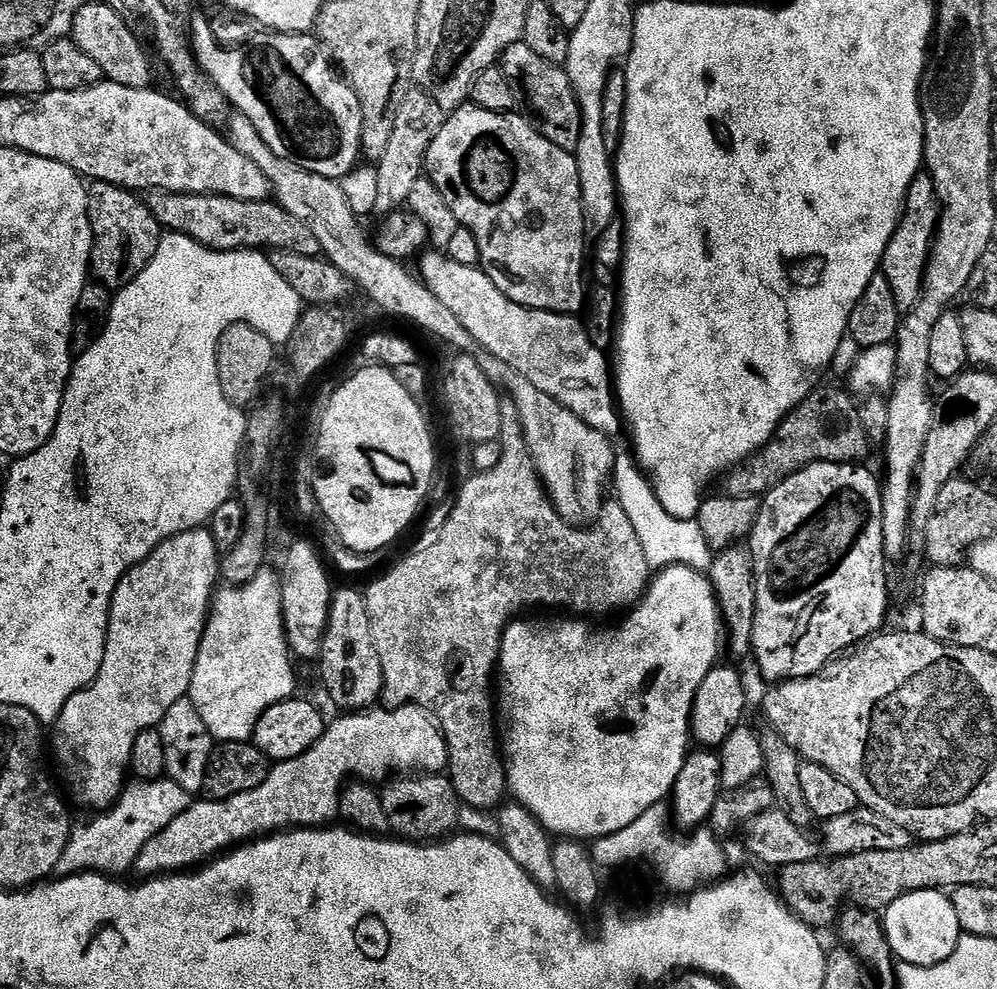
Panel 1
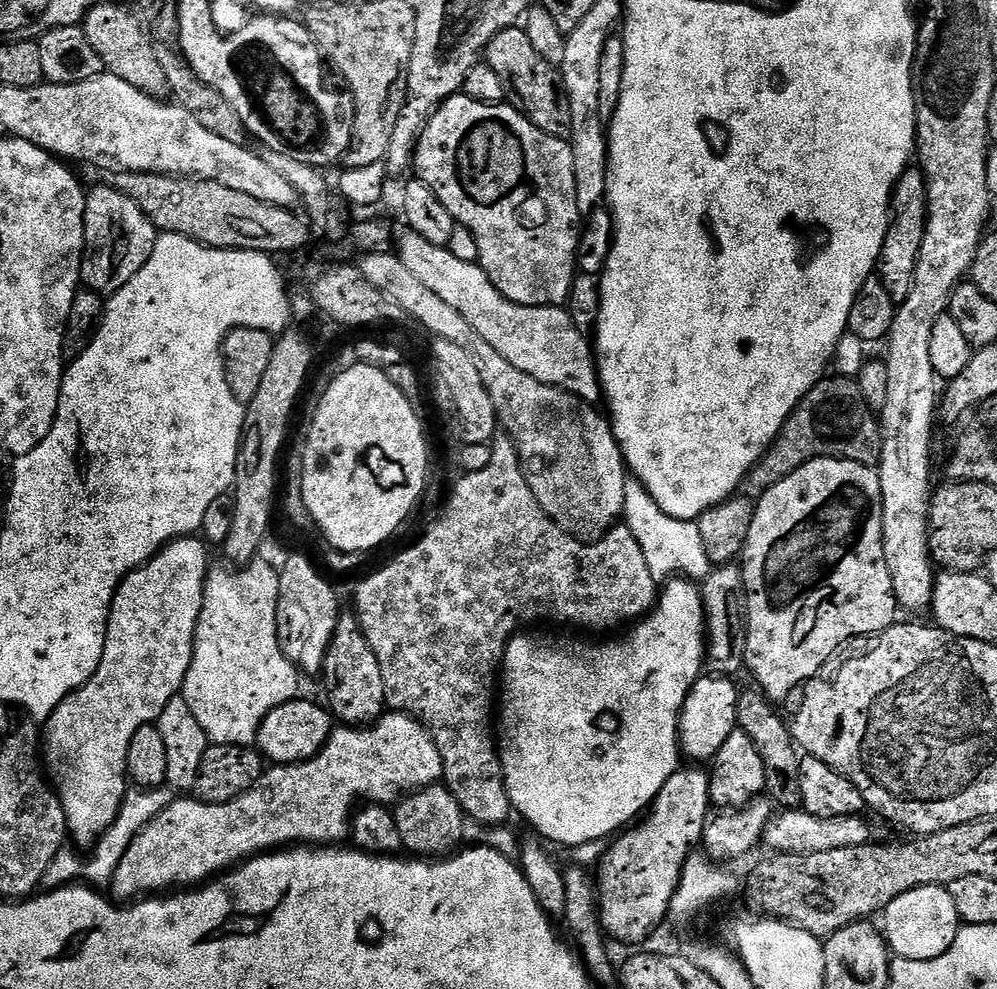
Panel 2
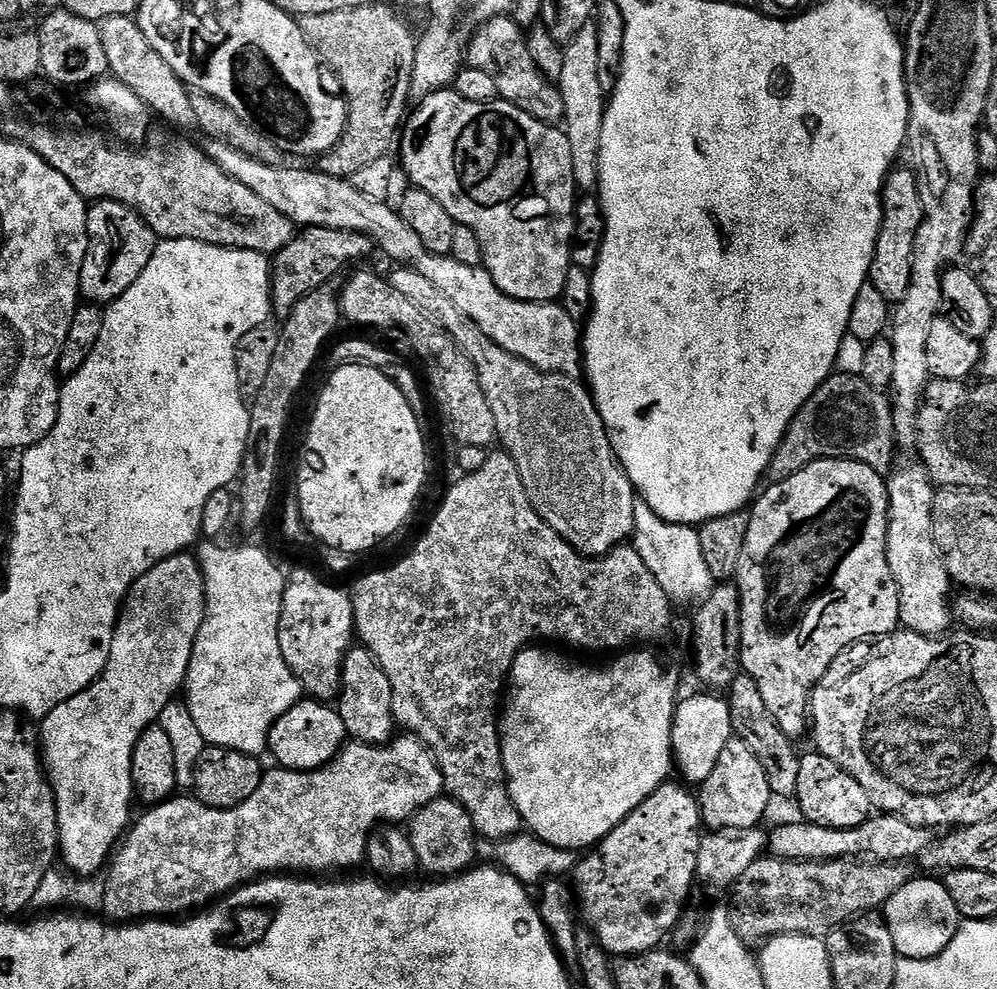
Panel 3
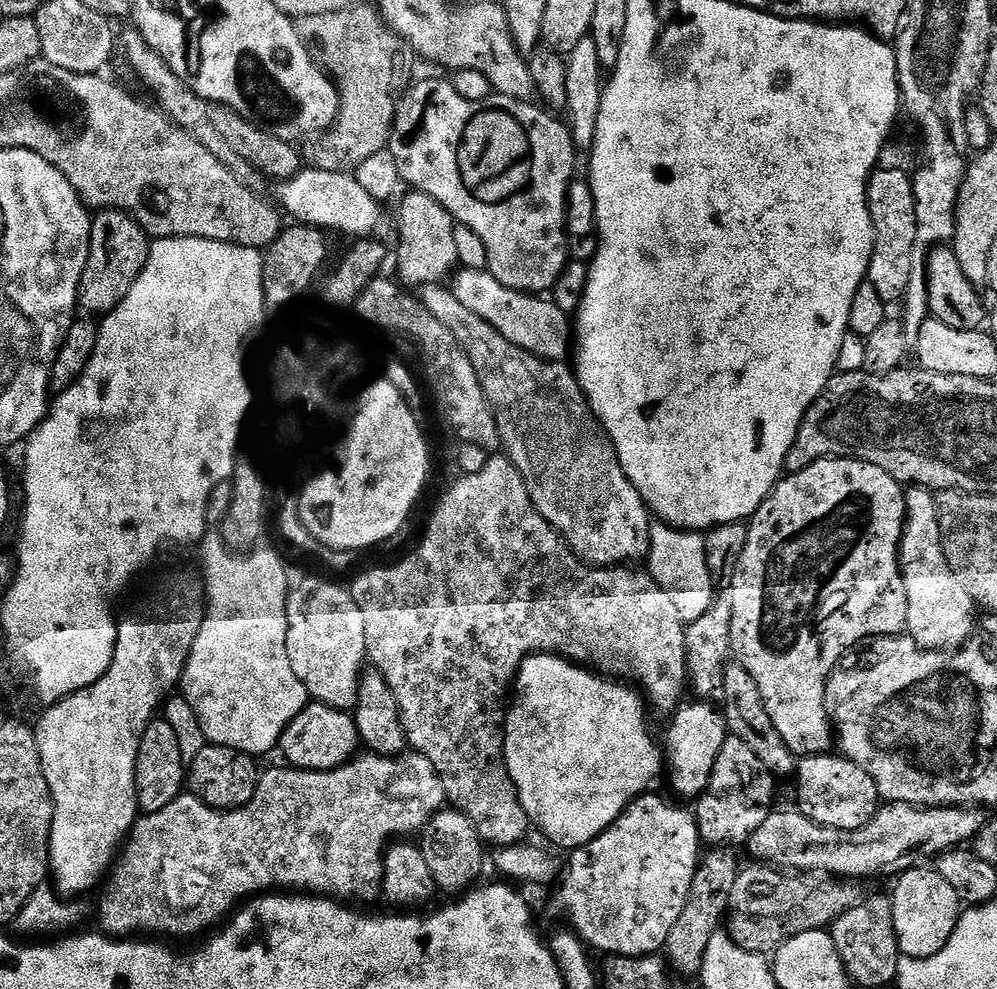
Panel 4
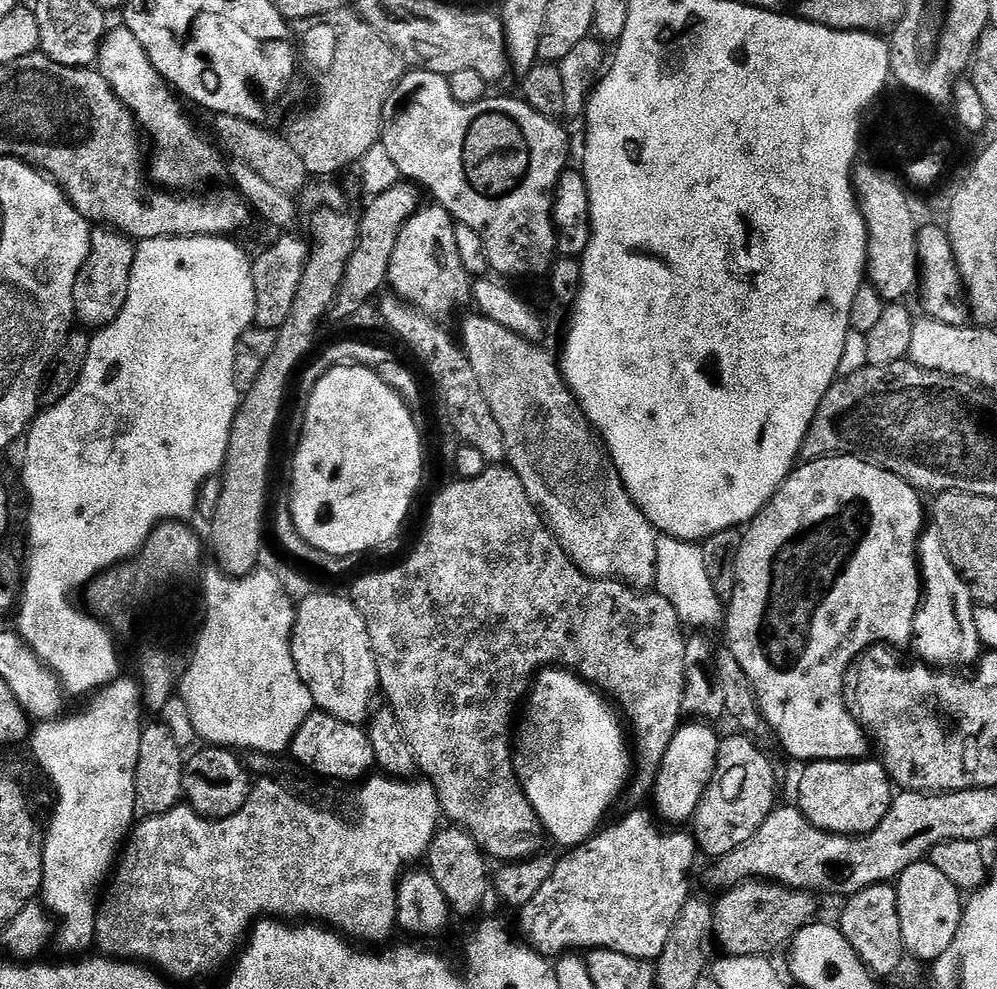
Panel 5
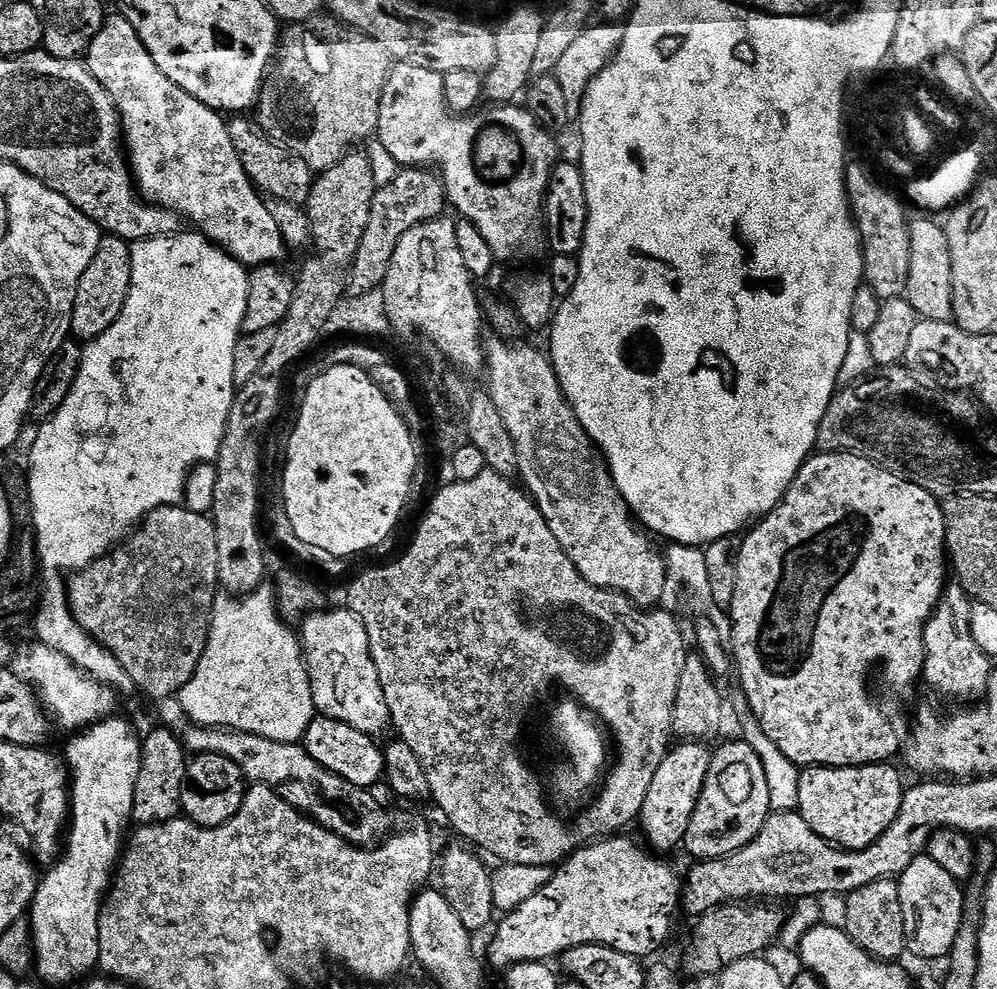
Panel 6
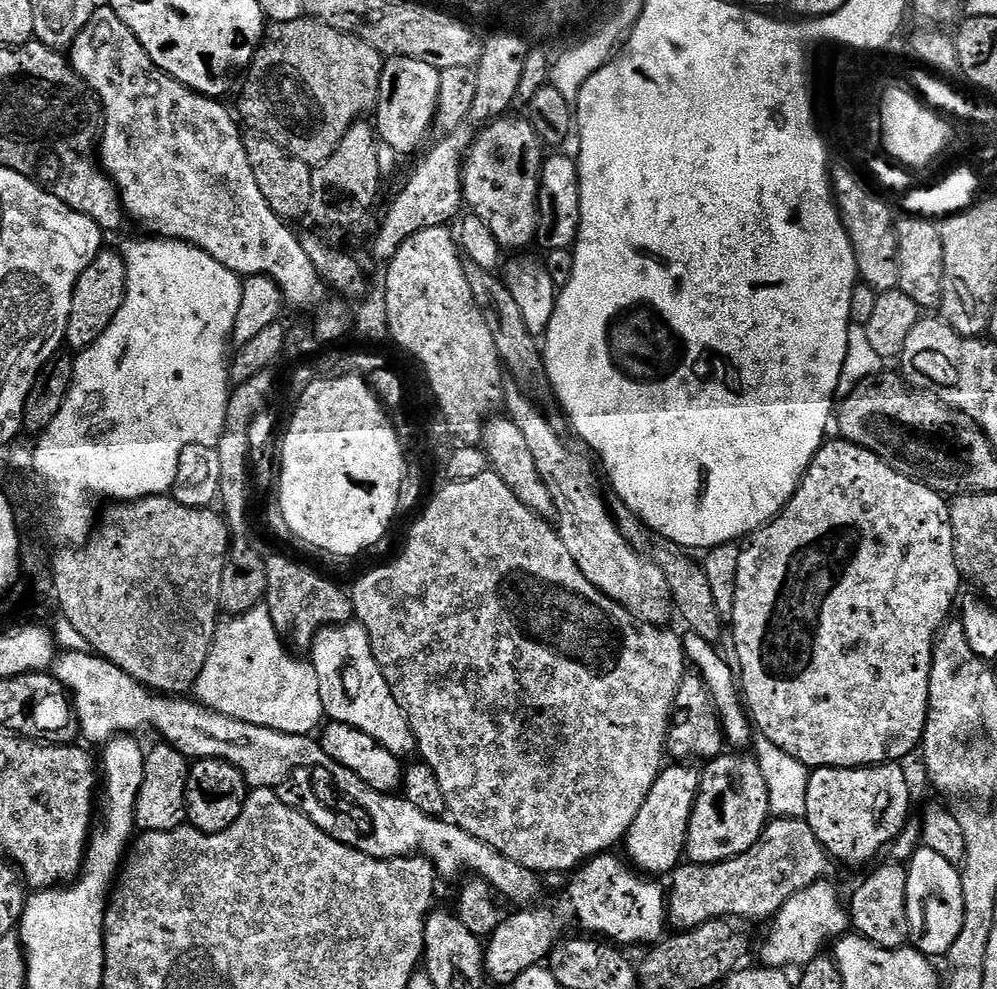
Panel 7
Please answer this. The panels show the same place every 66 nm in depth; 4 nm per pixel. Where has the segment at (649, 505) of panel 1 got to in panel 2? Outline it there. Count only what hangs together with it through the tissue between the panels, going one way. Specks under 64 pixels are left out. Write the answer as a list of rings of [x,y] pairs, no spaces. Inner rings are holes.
[[[635,478],[629,479],[626,488],[622,520],[634,538],[638,538],[638,546],[642,546],[642,554],[646,554],[646,566],[650,566],[650,574],[654,574],[657,581],[687,578],[693,582],[702,582],[712,572],[714,565],[710,558],[706,558],[706,546],[702,546],[702,534],[698,534],[696,523],[670,518],[670,514],[666,514],[662,506],[654,502],[644,485]]]

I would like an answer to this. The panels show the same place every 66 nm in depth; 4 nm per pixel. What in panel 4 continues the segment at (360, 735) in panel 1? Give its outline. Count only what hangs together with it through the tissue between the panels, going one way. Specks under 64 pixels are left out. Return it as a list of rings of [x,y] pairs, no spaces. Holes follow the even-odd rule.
[[[409,750],[402,756],[394,757],[360,754],[340,768],[335,768],[329,772],[305,772],[303,768],[283,767],[272,768],[269,772],[267,769],[260,777],[258,790],[254,790],[254,798],[250,798],[250,802],[246,806],[234,808],[230,812],[221,812],[219,808],[206,806],[197,796],[181,794],[177,800],[170,802],[170,806],[166,806],[166,810],[141,815],[132,831],[128,833],[126,843],[107,877],[106,883],[103,885],[103,888],[105,887],[104,897],[100,900],[100,908],[98,904],[99,931],[113,938],[200,936],[207,928],[213,927],[212,929],[215,929],[233,909],[243,905],[249,898],[268,894],[273,890],[291,890],[296,894],[326,896],[341,902],[372,900],[375,896],[379,897],[382,892],[384,849],[397,838],[411,837],[408,836],[411,832],[413,834],[419,833],[428,825],[432,815],[441,811],[446,804],[442,778],[438,774],[438,770],[434,770],[434,762],[430,762],[430,758],[426,758],[421,752]]]

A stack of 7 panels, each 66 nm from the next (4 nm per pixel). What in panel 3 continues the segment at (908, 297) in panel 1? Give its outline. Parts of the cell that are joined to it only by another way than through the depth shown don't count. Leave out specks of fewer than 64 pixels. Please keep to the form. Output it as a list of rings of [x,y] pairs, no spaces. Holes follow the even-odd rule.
[[[893,167],[884,183],[882,194],[882,226],[878,234],[878,242],[872,259],[870,283],[878,286],[882,298],[890,306],[895,306],[906,298],[906,290],[910,290],[910,274],[914,266],[914,242],[918,238],[918,226],[922,226],[924,207],[920,197],[920,178],[911,167]]]

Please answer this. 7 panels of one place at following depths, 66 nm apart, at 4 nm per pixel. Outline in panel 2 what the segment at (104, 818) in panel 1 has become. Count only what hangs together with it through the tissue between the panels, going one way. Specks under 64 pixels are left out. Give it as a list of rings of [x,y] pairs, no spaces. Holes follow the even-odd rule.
[[[135,786],[129,787],[120,807],[120,817],[102,833],[100,839],[94,845],[94,851],[91,854],[81,854],[79,851],[76,851],[76,853],[71,852],[71,850],[58,853],[54,858],[54,862],[50,862],[50,870],[46,870],[43,887],[53,890],[71,885],[76,881],[87,882],[92,886],[111,885],[114,870],[118,870],[122,858],[126,858],[126,852],[130,850],[130,844],[138,838],[140,831],[150,822],[154,822],[164,810],[172,805],[173,801],[173,793],[167,787],[153,788],[151,790]],[[79,854],[84,856],[79,856]],[[92,854],[93,856],[88,856]]]

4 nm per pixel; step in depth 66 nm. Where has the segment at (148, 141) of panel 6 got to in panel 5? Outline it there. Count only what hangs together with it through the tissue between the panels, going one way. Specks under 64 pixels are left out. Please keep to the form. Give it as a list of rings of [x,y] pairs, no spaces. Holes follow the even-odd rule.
[[[119,26],[107,33],[100,43],[100,54],[98,57],[98,71],[102,78],[111,86],[112,93],[126,105],[132,112],[133,118],[145,133],[152,135],[152,144],[156,149],[150,152],[150,176],[159,187],[171,190],[177,194],[188,194],[193,190],[200,190],[203,184],[208,184],[211,180],[225,179],[226,160],[221,149],[217,147],[211,139],[207,140],[202,133],[196,129],[196,124],[188,120],[184,113],[181,97],[170,87],[167,80],[161,76],[157,68],[150,62],[142,42],[134,38],[134,34],[126,26]]]

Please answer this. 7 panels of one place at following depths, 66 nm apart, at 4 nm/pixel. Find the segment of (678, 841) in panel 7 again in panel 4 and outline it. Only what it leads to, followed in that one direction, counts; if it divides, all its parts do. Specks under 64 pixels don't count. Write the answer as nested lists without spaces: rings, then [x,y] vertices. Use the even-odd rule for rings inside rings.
[[[708,702],[688,703],[681,703],[680,707],[671,713],[668,748],[666,744],[666,776],[668,772],[668,780],[672,783],[673,790],[684,802],[695,801],[707,790],[714,774],[714,762],[718,762],[718,750],[722,750],[730,735],[724,713],[719,707]]]

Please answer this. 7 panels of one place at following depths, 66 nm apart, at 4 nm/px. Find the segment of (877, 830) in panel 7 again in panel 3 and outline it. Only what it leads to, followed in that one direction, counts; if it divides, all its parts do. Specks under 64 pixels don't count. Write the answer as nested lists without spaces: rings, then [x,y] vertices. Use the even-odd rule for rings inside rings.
[[[815,750],[809,752],[809,756],[800,756],[798,788],[794,797],[795,803],[800,803],[800,812],[804,815],[801,817],[807,823],[827,828],[856,828],[868,821],[874,812],[870,794],[866,794],[862,785],[846,774],[846,770],[830,762],[830,758]]]

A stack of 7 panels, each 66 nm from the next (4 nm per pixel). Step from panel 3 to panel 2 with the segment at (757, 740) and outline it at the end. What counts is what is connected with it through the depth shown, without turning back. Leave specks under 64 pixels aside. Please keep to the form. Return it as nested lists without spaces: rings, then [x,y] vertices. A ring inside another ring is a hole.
[[[746,690],[741,693],[736,711],[737,727],[750,735],[750,740],[759,748],[766,771],[765,793],[768,798],[781,809],[799,809],[802,806],[801,753],[791,729],[774,710],[775,705],[763,693],[756,692]]]

